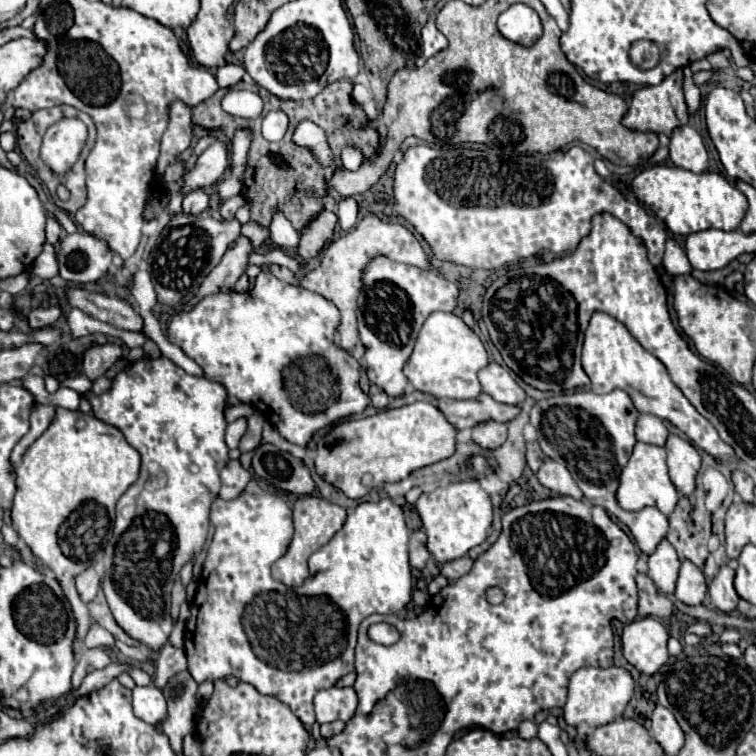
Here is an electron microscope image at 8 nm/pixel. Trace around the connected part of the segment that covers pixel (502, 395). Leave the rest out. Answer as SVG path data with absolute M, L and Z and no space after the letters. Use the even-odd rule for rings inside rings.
M490 362L486 368L480 370L480 382L482 382L482 390L490 394L496 402L516 406L522 404L526 398L526 392L516 384L510 372L496 362Z

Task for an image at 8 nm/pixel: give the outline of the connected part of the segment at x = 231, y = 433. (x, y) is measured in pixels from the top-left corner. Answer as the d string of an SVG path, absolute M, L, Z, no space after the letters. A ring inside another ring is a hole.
M238 418L236 422L228 424L228 428L226 428L226 444L228 444L230 448L236 448L238 440L240 440L240 436L242 436L244 432L246 432L246 420L244 420L244 418Z

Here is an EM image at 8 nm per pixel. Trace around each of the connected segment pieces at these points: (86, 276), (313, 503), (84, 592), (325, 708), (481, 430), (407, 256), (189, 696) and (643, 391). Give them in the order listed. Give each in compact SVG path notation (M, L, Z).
M74 232L62 238L58 246L60 276L68 282L98 282L112 266L112 250L106 242L86 232Z
M304 496L304 498L294 502L292 516L294 516L294 528L296 528L292 544L290 544L288 552L280 560L274 562L272 576L286 586L302 586L302 582L308 578L308 558L310 558L310 554L314 554L318 548L322 548L342 528L344 520L346 520L346 510L342 506L326 502L324 498Z
M94 568L84 570L82 574L76 576L76 590L78 590L78 594L80 594L80 598L82 598L84 604L88 604L88 602L94 600L96 592L100 590L100 576L96 574Z
M330 688L330 690L322 690L316 694L314 698L314 706L316 706L316 720L322 722L334 722L338 720L340 714L340 704L342 704L342 690L340 688Z
M482 422L472 430L472 440L480 448L498 448L506 442L506 424L502 422Z
M376 214L364 216L352 230L348 230L344 236L334 240L326 248L326 254L324 254L320 266L316 270L310 270L300 280L300 286L308 288L308 290L312 290L316 294L322 294L326 300L334 302L334 306L340 310L342 320L340 320L338 336L340 336L340 346L344 350L352 350L356 346L356 342L360 340L358 338L358 328L356 328L356 300L358 300L358 292L362 288L364 268L368 266L368 262L374 256L388 256L394 262L418 266L422 270L436 270L430 264L426 252L422 250L418 238L406 226L402 226L398 222L380 220Z
M186 670L176 674L162 690L168 704L168 716L154 728L168 736L170 746L176 754L182 752L182 738L194 732L196 728L196 716L198 716L196 690L198 684L194 682L194 678L190 678Z
M594 312L590 318L590 324L584 334L584 348L582 348L582 368L590 378L590 388L594 394L606 394L614 388L626 390L628 396L632 398L634 406L638 412L654 414L658 418L670 420L678 430L682 430L696 446L704 448L708 454L712 454L716 460L728 460L734 458L734 452L726 442L718 438L718 432L714 426L694 410L694 406L686 400L686 396L674 386L670 380L666 368L662 362L646 352L626 330L622 322L616 318L604 314L604 312Z

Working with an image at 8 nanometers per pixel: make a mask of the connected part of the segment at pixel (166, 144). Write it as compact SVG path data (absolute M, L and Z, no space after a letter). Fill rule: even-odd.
M182 102L170 104L170 122L168 130L162 136L162 150L158 158L158 174L164 174L166 166L174 162L186 148L190 148L192 140L192 122L190 122L190 108Z

